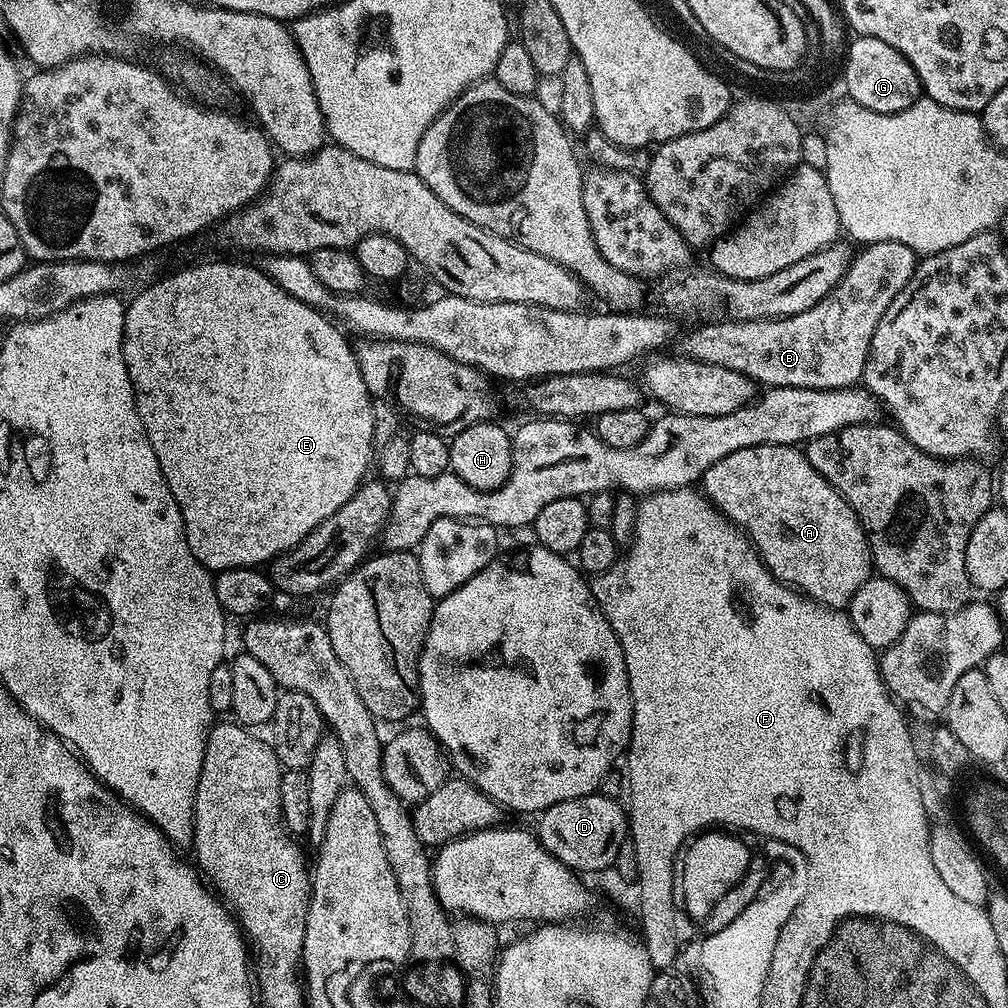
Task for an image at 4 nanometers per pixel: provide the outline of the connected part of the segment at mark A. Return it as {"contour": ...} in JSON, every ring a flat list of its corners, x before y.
{"contour":[[759,444,734,450,734,454,726,454,726,458,714,462,714,466,704,473,702,491,733,524,742,526,772,575,816,603,826,608,847,609,860,587,873,579,872,551,859,518,842,494,810,466,807,455,799,447]]}

